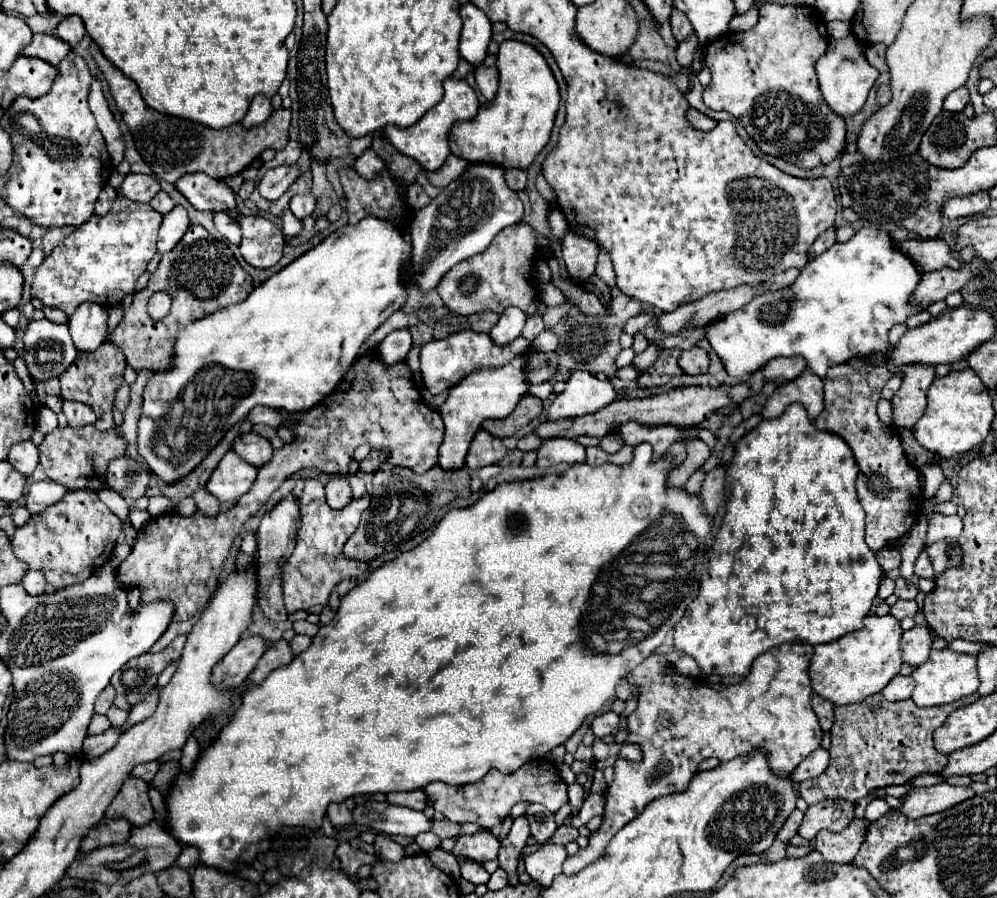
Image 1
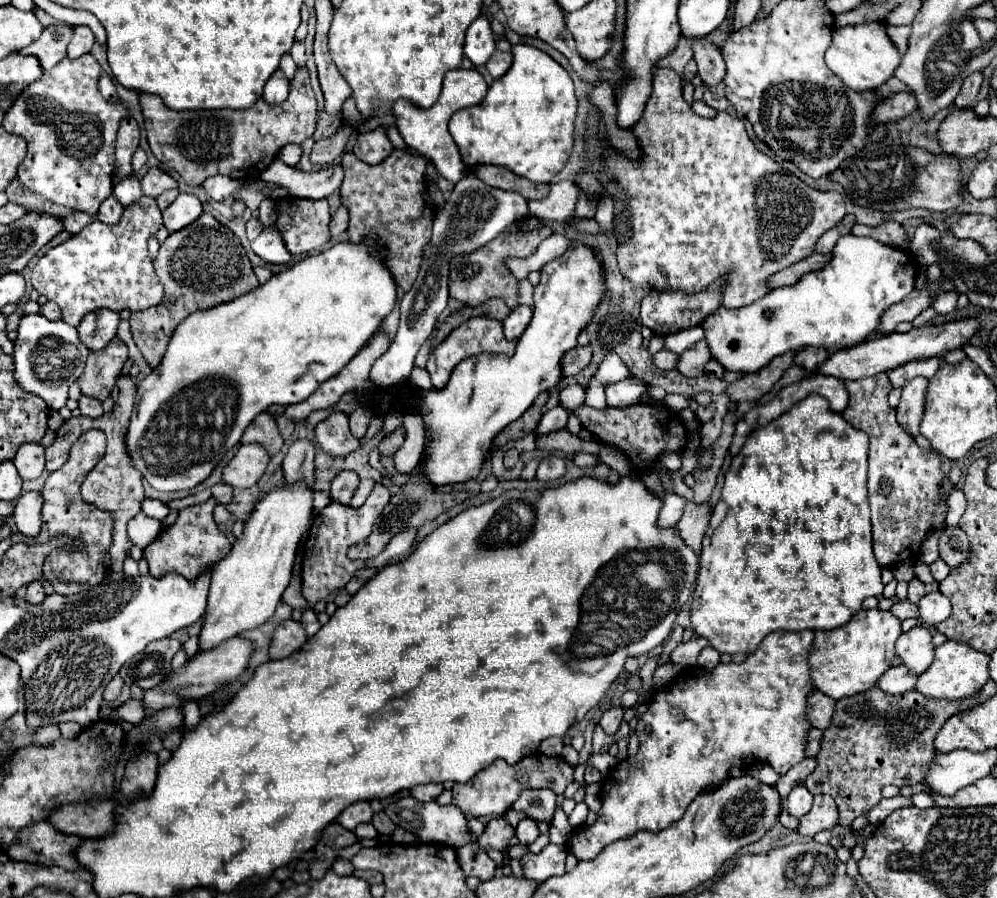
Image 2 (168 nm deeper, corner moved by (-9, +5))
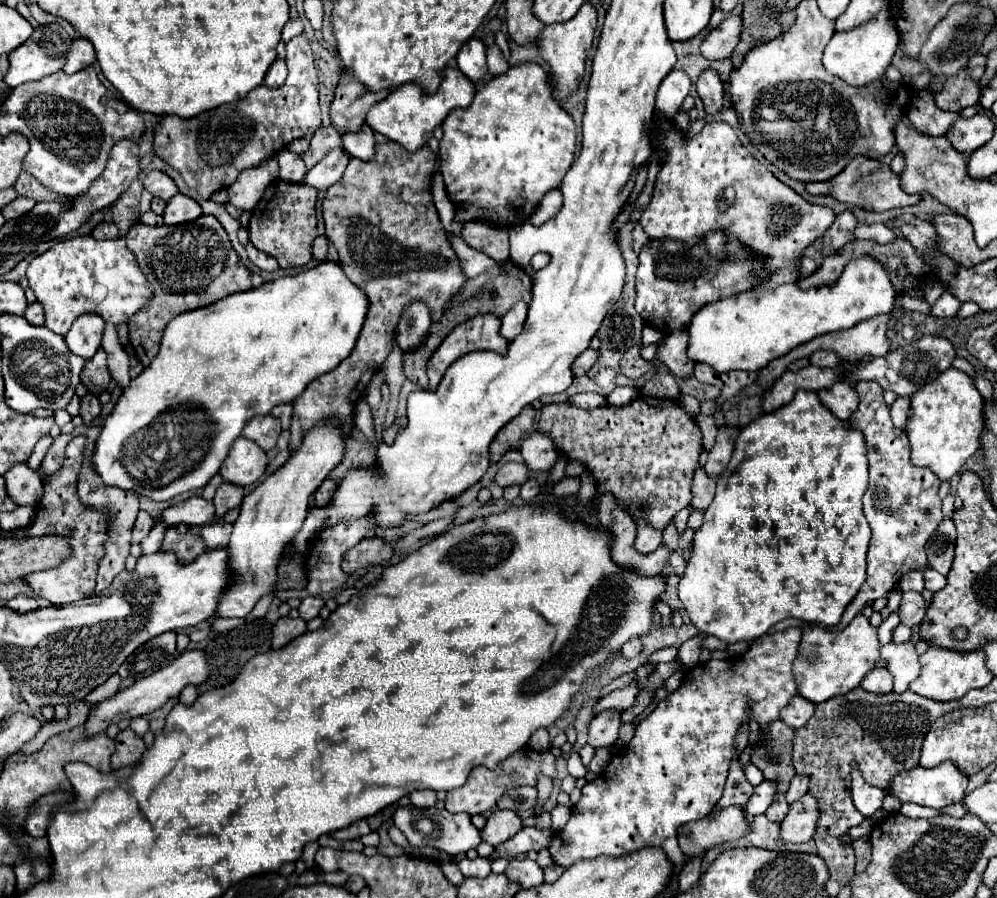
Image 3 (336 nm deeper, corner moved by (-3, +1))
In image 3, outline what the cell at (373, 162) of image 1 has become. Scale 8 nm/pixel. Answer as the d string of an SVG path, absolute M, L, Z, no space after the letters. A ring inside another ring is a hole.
M364 124L362 132L350 132L342 136L344 140L344 150L354 156L360 158L364 162L372 160L372 156L376 156L376 140L374 140L374 130Z

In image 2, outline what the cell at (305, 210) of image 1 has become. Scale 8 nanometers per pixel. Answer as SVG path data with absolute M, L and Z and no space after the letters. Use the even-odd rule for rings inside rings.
M274 160L260 178L264 182L274 184L274 174L278 174L278 180L276 180L278 186L288 190L290 196L310 198L310 200L328 198L332 192L340 188L342 178L344 178L342 166L332 166L318 172L302 172L298 168L284 164L282 160Z

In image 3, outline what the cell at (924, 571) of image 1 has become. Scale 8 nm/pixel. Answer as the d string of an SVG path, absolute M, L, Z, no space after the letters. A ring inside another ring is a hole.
M926 568L924 572L924 582L926 582L926 590L930 592L938 592L946 586L946 576L942 576L940 572L932 570L932 568Z

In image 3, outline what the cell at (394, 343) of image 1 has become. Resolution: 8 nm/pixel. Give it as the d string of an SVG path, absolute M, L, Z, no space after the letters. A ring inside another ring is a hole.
M414 300L404 308L398 328L396 328L396 344L402 352L410 352L412 348L418 348L430 328L430 308L424 304L424 300Z

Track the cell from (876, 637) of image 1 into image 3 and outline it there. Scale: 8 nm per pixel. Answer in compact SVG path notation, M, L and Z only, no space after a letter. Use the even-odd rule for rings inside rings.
M858 614L840 632L810 626L808 622L800 622L798 626L802 628L802 642L794 660L794 676L800 696L808 698L814 704L830 700L834 696L844 696L852 688L860 686L864 676L872 672L880 660L878 628L874 628L864 614Z

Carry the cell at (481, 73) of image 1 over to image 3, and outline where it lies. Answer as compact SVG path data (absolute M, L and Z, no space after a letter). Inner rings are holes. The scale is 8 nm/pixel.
M496 44L486 50L486 58L488 58L488 72L492 76L504 74L508 70L508 62L506 62L506 58L502 56L502 52L500 52L500 48Z

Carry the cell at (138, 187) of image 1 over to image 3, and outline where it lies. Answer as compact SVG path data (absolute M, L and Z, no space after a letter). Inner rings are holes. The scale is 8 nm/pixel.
M152 170L146 178L144 178L144 188L152 194L158 196L162 200L170 200L174 194L178 194L176 184L170 180L170 176L166 176L160 170Z

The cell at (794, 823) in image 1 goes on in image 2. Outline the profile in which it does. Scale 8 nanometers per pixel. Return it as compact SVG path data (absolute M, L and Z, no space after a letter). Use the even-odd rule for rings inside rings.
M804 786L794 788L790 792L790 796L786 798L786 808L788 808L790 816L802 818L812 808L812 794Z

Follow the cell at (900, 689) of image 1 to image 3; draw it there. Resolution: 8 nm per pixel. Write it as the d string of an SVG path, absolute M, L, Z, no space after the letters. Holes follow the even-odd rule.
M874 668L866 678L864 682L860 684L866 692L874 692L874 694L888 694L892 692L892 674L886 670L886 668Z

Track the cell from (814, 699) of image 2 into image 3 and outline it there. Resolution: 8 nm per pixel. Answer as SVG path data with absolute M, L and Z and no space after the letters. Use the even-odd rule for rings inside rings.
M794 696L794 698L790 700L790 704L782 710L780 718L782 718L782 722L786 722L790 728L802 728L802 726L810 720L810 716L812 716L814 710L816 710L816 706L814 706L810 700L806 700L806 698L802 698L802 696Z

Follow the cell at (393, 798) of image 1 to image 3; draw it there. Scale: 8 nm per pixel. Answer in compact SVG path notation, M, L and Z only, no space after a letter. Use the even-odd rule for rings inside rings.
M416 790L410 794L410 800L418 808L430 808L436 804L436 792L434 790Z

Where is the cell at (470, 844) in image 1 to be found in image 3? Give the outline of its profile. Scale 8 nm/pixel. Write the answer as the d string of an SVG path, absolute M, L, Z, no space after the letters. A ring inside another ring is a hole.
M494 810L486 820L486 826L482 830L482 840L492 846L498 846L498 844L506 842L508 838L512 838L520 828L522 828L522 822L516 812Z

